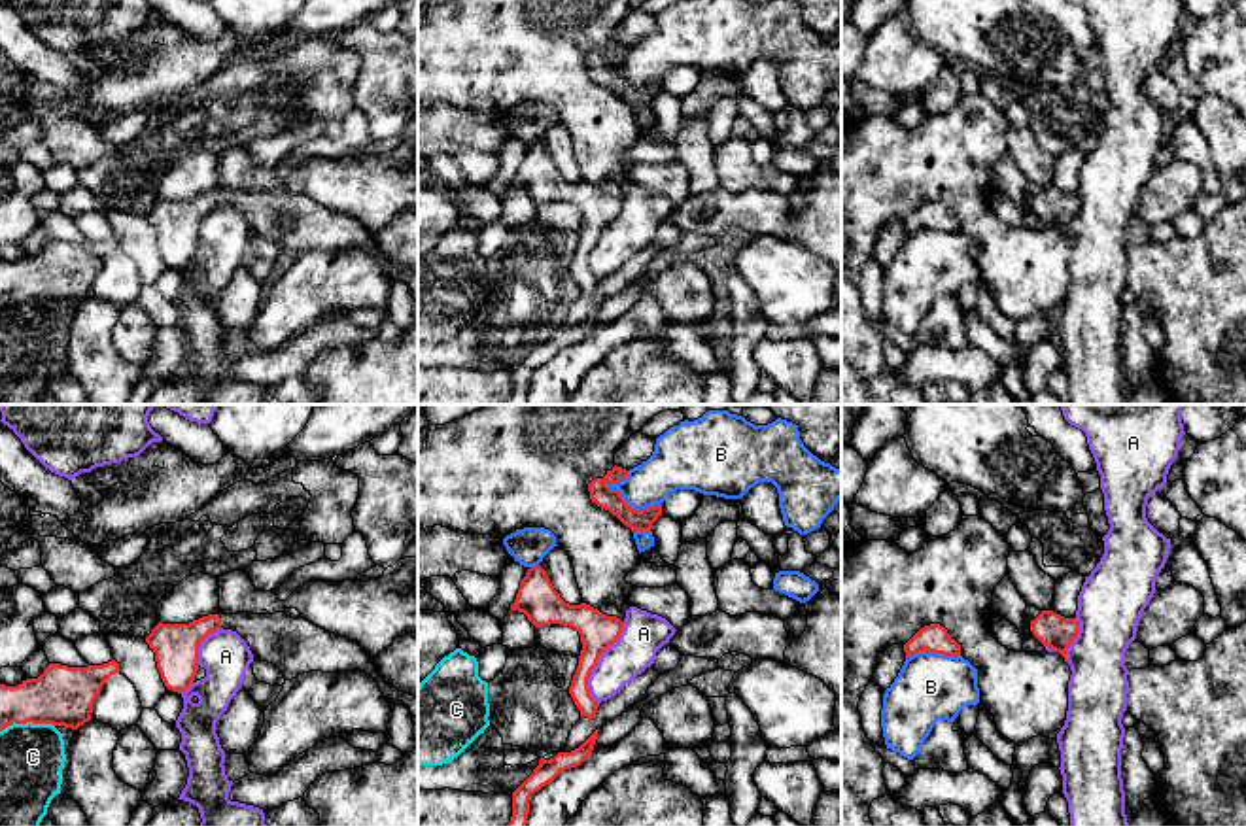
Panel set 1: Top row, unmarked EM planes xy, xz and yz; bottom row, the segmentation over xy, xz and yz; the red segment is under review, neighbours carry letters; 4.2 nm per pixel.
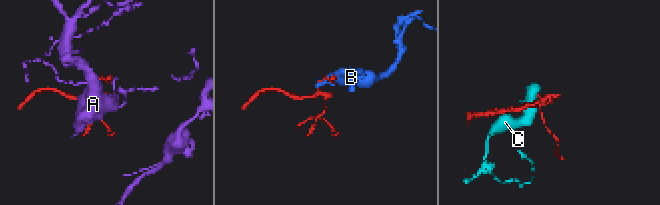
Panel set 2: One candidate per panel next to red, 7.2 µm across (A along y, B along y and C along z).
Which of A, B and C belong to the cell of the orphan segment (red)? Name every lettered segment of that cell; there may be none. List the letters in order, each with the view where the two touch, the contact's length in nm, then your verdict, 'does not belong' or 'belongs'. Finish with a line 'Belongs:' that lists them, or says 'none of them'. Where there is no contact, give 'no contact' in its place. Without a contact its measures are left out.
A: xz | 360 nm | does not belong
B: xz | 260 nm | does not belong
C: xy | 240 nm | does not belong
Belongs: none of them

